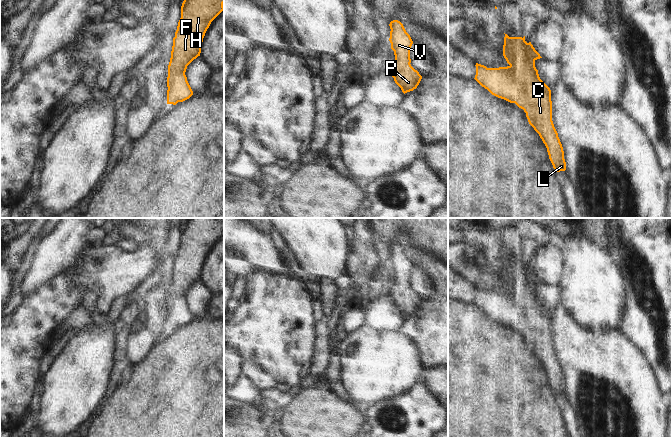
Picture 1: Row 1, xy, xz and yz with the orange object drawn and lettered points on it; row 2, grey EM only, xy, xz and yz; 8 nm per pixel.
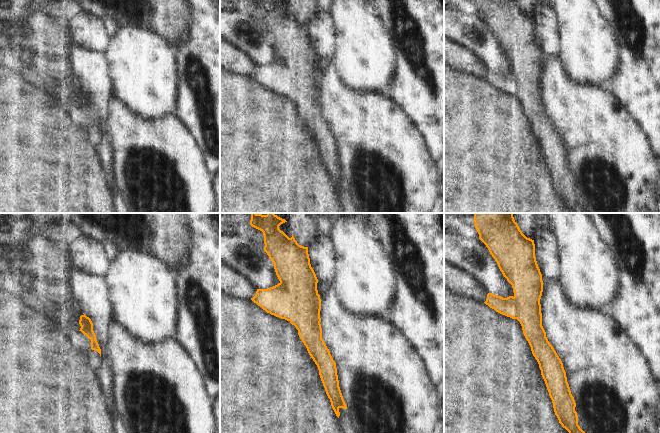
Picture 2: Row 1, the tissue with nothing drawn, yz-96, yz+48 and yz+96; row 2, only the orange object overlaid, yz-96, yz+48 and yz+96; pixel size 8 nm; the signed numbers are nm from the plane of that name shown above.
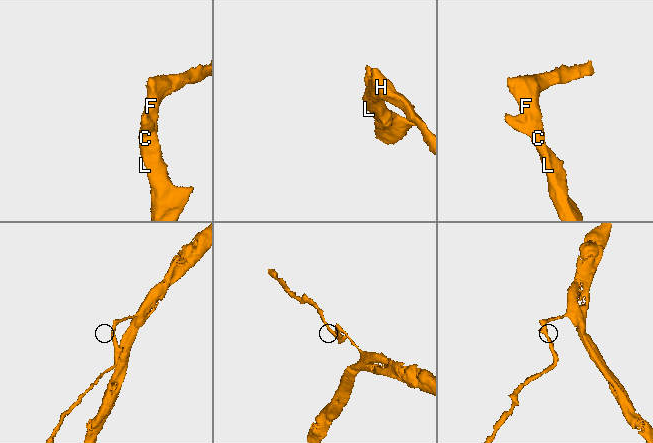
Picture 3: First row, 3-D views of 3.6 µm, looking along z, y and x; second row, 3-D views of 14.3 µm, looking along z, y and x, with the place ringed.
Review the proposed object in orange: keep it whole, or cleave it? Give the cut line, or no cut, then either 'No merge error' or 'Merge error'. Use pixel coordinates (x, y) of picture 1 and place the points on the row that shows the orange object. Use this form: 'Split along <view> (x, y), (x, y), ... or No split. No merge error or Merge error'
No split. No merge error

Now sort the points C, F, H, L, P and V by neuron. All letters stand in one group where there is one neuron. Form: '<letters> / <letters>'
C F H L P V

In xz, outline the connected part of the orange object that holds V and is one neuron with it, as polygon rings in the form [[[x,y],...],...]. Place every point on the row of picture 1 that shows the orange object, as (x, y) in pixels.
[[[393,20],[389,26],[391,29],[389,41],[395,55],[395,60],[389,65],[389,72],[405,94],[417,88],[422,76],[410,64],[413,41],[403,24],[398,20]]]

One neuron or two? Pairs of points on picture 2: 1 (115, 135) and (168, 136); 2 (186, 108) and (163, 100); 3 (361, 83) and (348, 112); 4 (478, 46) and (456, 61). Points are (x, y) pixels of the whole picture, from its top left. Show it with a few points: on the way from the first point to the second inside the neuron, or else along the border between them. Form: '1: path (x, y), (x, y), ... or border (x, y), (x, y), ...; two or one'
1: path (128, 135), (155, 136); one
2: border (179, 82), (177, 106), (174, 111); two
3: border (339, 76), (350, 88), (381, 92); two
4: border (454, 39), (467, 47), (487, 67); two

